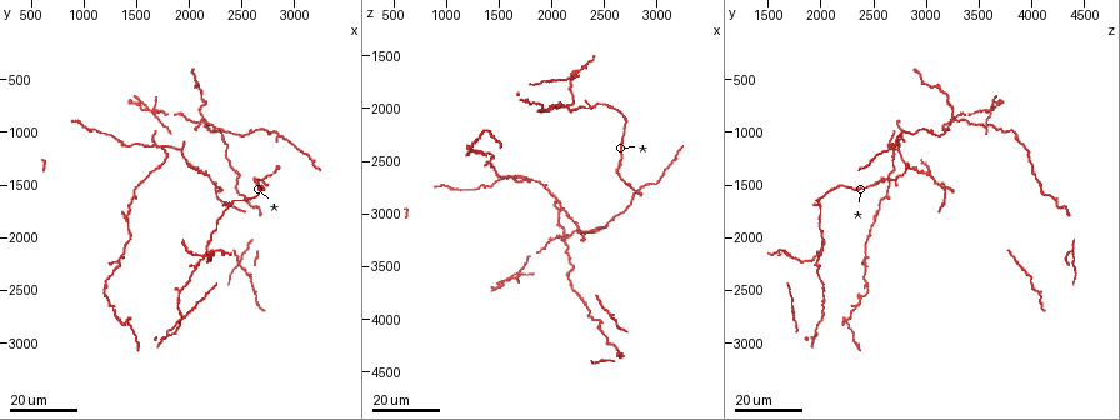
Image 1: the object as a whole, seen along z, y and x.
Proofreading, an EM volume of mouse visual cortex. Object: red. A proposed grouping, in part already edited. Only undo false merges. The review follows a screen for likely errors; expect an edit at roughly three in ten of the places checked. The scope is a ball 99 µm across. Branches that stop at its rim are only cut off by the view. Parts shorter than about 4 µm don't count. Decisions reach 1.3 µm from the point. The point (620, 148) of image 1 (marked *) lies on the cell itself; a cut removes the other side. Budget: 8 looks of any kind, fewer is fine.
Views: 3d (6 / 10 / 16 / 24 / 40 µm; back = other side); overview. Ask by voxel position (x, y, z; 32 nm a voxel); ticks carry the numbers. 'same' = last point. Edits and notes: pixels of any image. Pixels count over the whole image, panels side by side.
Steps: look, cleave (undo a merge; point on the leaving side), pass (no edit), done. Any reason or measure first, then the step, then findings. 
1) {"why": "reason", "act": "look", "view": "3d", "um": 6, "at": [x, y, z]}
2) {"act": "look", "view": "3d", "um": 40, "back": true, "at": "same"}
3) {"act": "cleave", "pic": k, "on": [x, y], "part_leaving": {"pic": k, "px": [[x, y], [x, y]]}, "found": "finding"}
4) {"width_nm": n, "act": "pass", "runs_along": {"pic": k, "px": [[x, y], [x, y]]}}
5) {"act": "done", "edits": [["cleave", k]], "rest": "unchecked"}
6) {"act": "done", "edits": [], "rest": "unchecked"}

{"why": "three arms meet", "act": "look", "view": "3d", "um": 16, "at": [1660, 1100, 2660]}

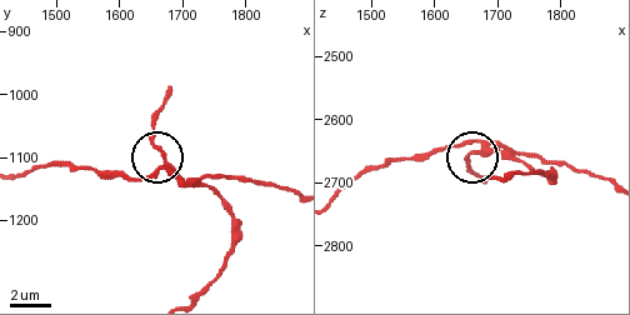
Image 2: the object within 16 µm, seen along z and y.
{"act": "look", "view": "3d", "um": 10, "at": [1680, 1120, 2650]}

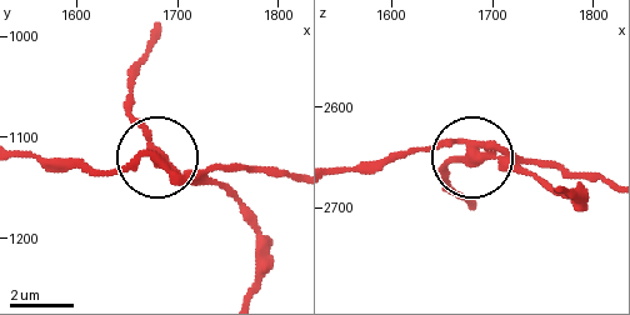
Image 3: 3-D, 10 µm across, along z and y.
{"arms": 3, "act": "cleave", "pic": 3, "on": [143, 126], "found": "two cells meet here"}

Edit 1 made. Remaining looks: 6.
{"act": "look", "view": "overview"}

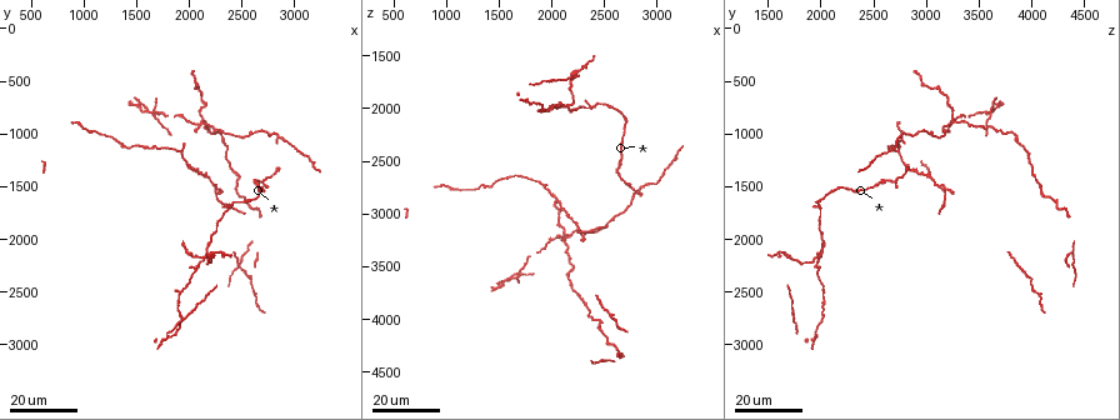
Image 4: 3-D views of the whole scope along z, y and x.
{"why": "four-way junction", "act": "look", "view": "3d", "um": 16, "at": [1580, 760, 3620]}

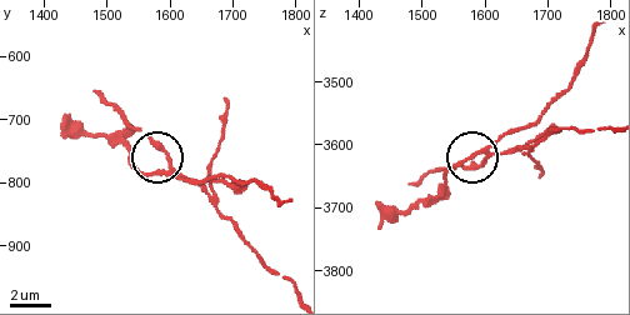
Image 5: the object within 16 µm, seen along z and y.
{"act": "look", "view": "3d", "um": 6, "at": [1590, 785, 3620]}

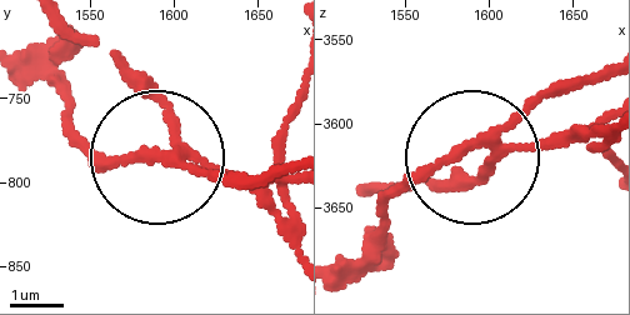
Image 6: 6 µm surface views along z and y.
{"width_nm": 190, "act": "cleave", "pic": 6, "on": [158, 85], "part_leaving": {"pic": 6, "px": [[500, 144], [603, 130]]}, "found": "a second cell is stuck on"}

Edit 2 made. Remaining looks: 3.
{"why": "see it whole again", "act": "look", "view": "overview"}

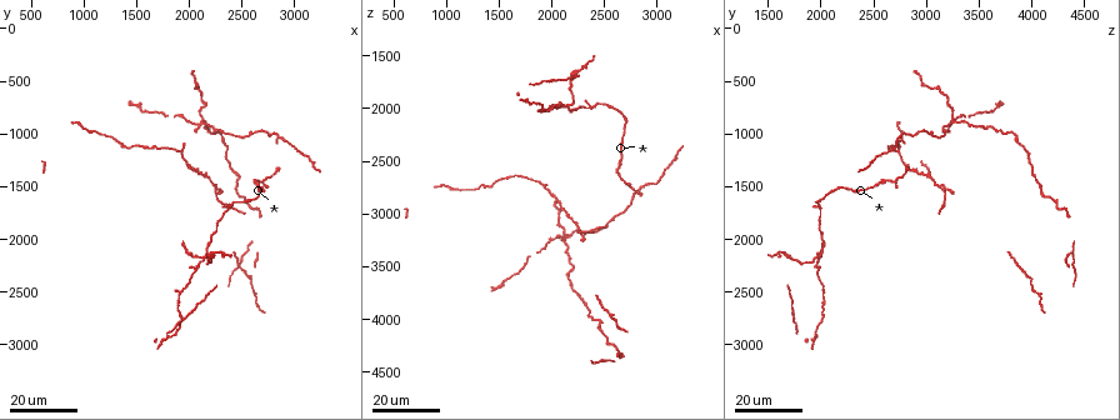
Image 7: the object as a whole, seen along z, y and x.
{"why": "a fork", "act": "look", "view": "3d", "um": 16, "at": [2160, 1420, 3020]}

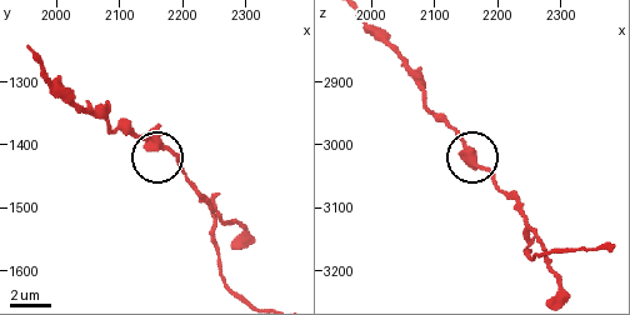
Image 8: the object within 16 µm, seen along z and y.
{"act": "look", "view": "3d", "um": 10, "at": [2155, 1400, 3010]}

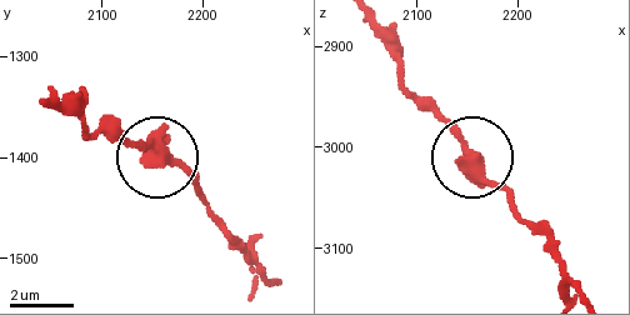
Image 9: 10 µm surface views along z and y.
{"act": "pass", "found": "all the same cell"}

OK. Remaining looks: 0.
{"act": "done", "edits": [["cleave", 3], ["cleave", 6]], "rest": "unchecked"}

